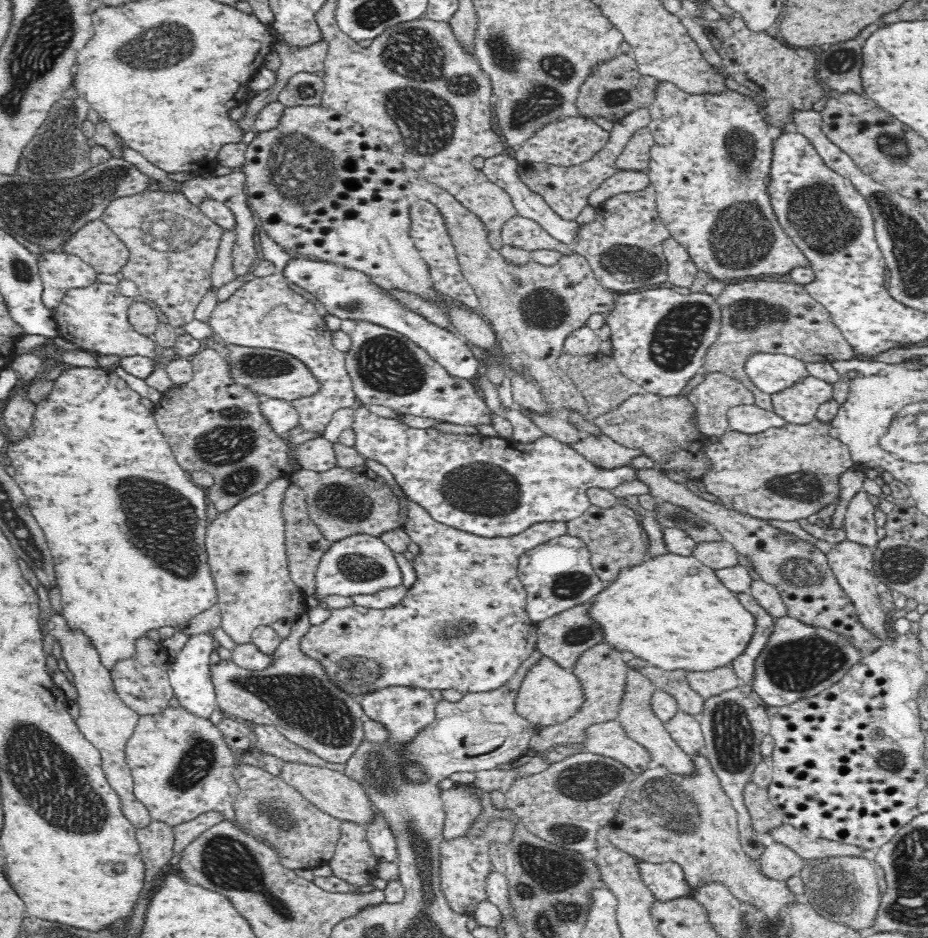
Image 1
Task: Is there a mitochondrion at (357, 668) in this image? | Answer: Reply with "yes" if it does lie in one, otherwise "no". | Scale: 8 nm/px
yes

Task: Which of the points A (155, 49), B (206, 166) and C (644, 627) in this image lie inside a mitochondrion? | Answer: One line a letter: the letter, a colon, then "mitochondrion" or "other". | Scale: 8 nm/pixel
A: mitochondrion
B: other
C: other

